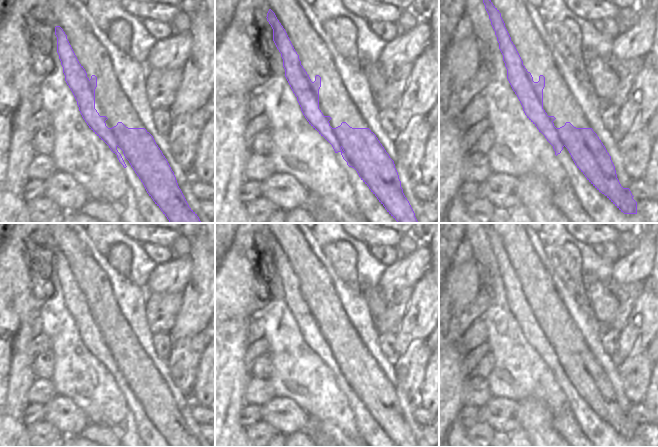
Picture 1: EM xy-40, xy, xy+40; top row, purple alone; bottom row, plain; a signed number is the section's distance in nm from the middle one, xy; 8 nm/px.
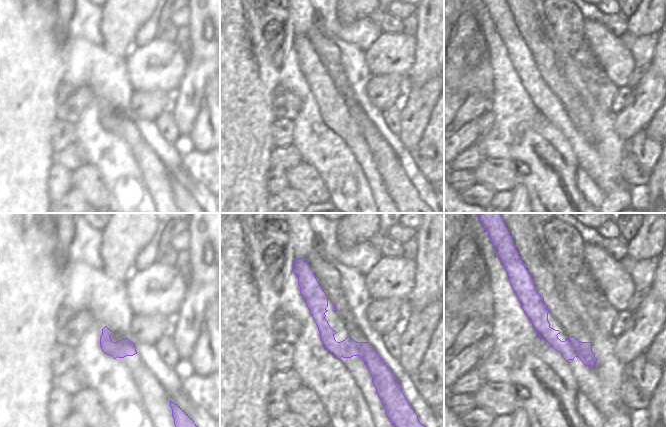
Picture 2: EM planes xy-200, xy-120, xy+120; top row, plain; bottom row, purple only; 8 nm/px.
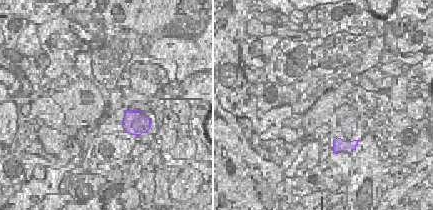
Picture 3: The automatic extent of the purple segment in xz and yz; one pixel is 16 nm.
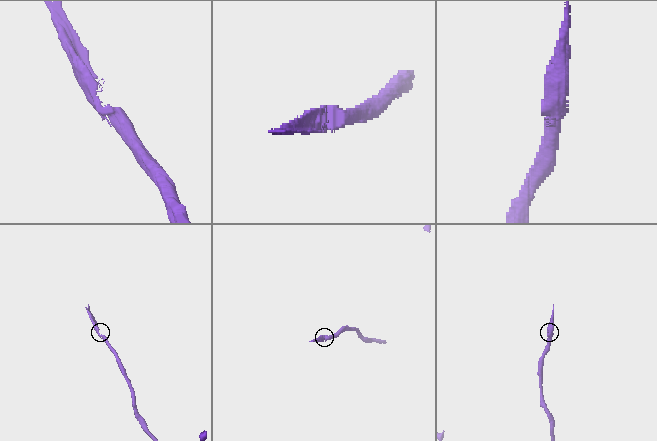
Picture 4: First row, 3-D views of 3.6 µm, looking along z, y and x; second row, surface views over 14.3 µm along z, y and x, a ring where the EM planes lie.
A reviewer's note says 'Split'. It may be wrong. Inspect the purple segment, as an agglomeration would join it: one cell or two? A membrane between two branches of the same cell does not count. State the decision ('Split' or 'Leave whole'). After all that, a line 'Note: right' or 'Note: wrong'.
Split
Note: right

